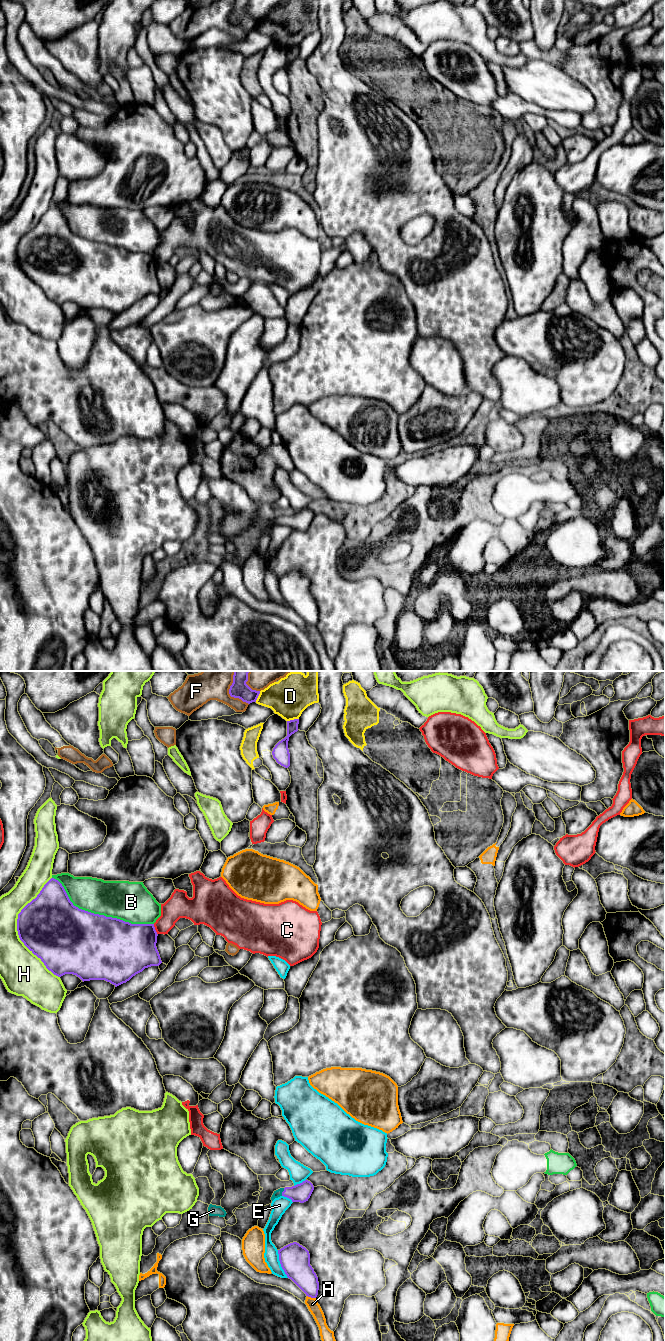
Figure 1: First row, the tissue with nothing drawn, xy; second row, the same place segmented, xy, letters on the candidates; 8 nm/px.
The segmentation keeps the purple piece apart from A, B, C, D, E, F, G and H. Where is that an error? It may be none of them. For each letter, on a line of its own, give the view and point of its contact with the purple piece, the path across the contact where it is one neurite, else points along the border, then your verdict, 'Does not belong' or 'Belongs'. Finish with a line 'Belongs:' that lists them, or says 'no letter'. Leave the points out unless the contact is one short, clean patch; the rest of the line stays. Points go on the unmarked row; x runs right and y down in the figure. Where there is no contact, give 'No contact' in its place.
A: Touches purple at xy (311, 625). Does not belong
B: Touches purple at xy (98, 242). Does not belong
C: Touches purple at xy (154, 257). Does not belong
D: Touches purple at xy (292, 48). Does not belong
E: Touches purple at xy (280, 591). Does not belong
F: Touches purple at xy (229, 21). Does not belong
G: Touches purple at xy (282, 520). Path across: xy (301, 520), (282, 520), (277, 521). Belongs
H: Touches purple at xy (17, 257). Does not belong
Belongs: G

